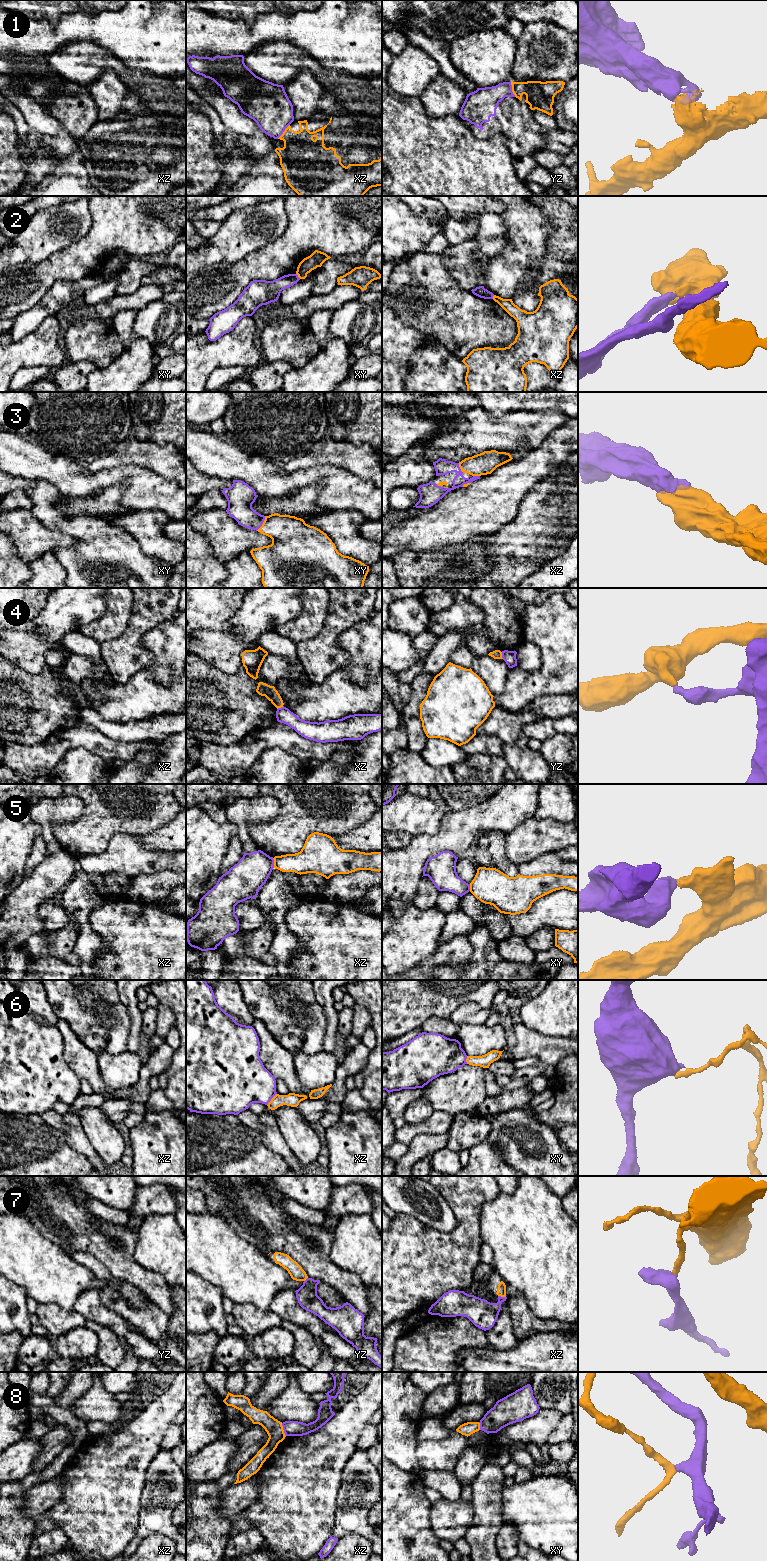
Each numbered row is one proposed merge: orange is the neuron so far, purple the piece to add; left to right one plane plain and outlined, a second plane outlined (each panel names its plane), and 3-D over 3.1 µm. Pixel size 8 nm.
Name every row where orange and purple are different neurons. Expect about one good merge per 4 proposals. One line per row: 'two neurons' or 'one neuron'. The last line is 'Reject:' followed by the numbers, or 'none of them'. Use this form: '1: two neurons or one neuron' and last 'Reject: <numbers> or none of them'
1: two neurons
2: two neurons
3: one neuron
4: two neurons
5: two neurons
6: two neurons
7: two neurons
8: two neurons
Reject: 1, 2, 4, 5, 6, 7, 8

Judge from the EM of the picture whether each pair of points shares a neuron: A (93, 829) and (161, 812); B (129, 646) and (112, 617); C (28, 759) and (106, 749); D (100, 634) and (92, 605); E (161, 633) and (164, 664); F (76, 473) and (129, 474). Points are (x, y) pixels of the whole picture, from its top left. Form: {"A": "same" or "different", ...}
{"A": "same", "B": "different", "C": "same", "D": "different", "E": "same", "F": "same"}

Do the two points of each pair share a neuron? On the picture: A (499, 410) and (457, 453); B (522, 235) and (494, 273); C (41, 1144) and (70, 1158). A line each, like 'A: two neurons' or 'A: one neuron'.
A: two neurons
B: one neuron
C: one neuron

